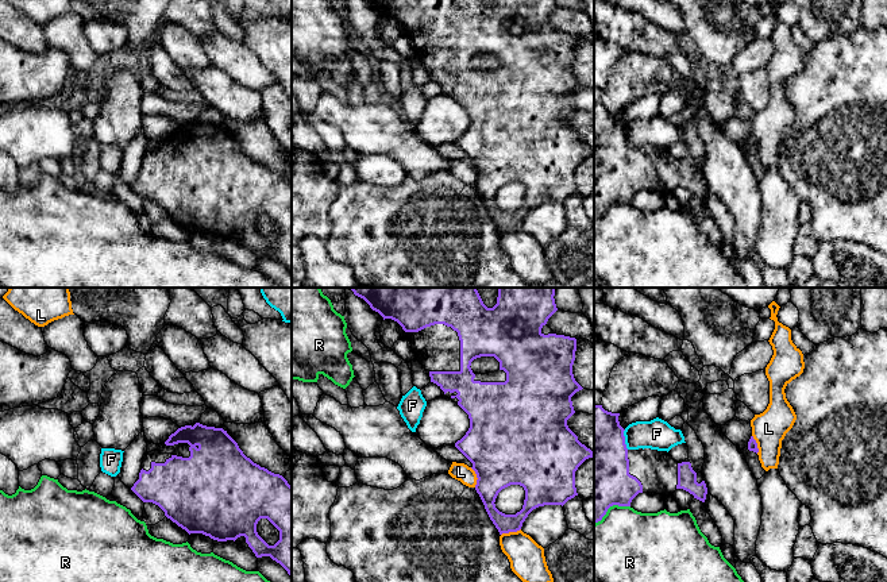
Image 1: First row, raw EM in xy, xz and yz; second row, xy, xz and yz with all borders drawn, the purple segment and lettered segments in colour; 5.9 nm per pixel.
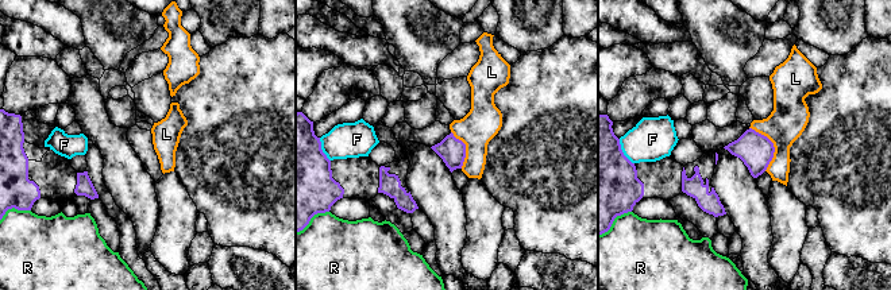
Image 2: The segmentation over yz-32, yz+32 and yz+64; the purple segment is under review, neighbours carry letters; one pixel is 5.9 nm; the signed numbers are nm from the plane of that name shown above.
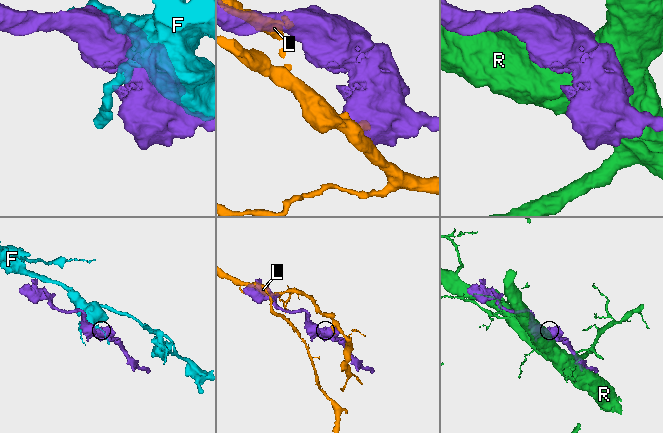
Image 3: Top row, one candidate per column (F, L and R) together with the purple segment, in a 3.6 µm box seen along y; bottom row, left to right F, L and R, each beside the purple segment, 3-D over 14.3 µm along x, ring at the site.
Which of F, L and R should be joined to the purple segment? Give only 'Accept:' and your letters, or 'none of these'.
Accept: none of these

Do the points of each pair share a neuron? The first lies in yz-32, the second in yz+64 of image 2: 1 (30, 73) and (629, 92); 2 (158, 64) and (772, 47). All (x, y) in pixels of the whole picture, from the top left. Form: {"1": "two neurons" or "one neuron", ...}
{"1": "one neuron", "2": "one neuron"}

